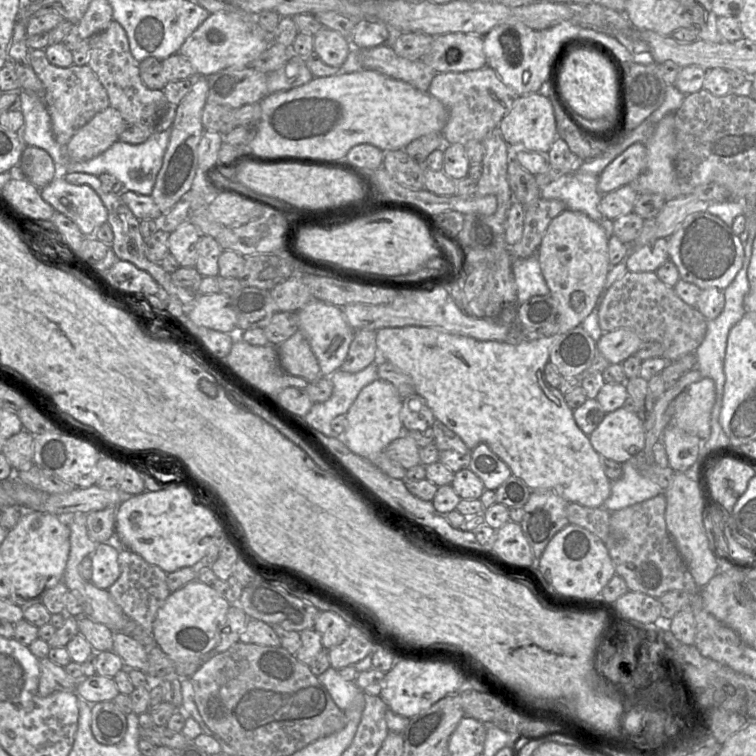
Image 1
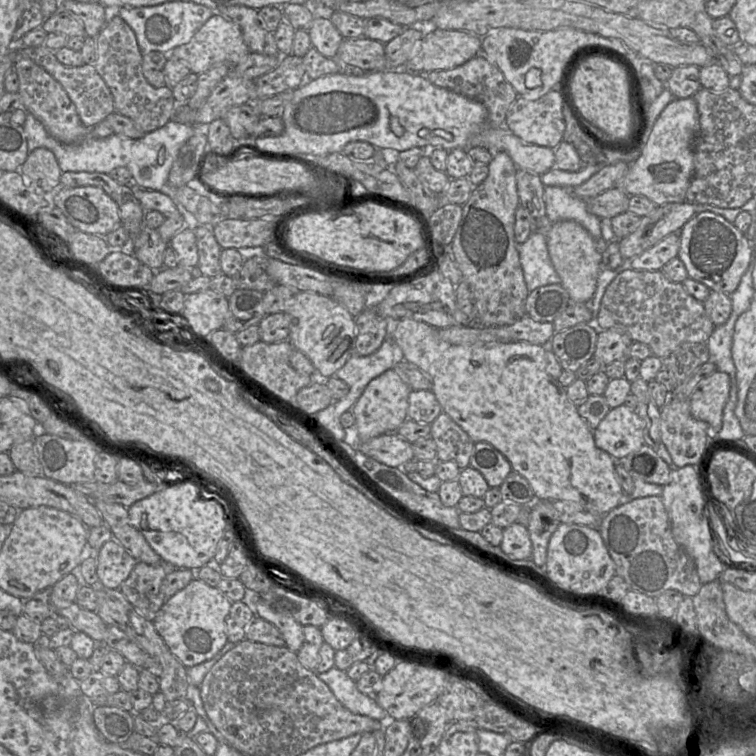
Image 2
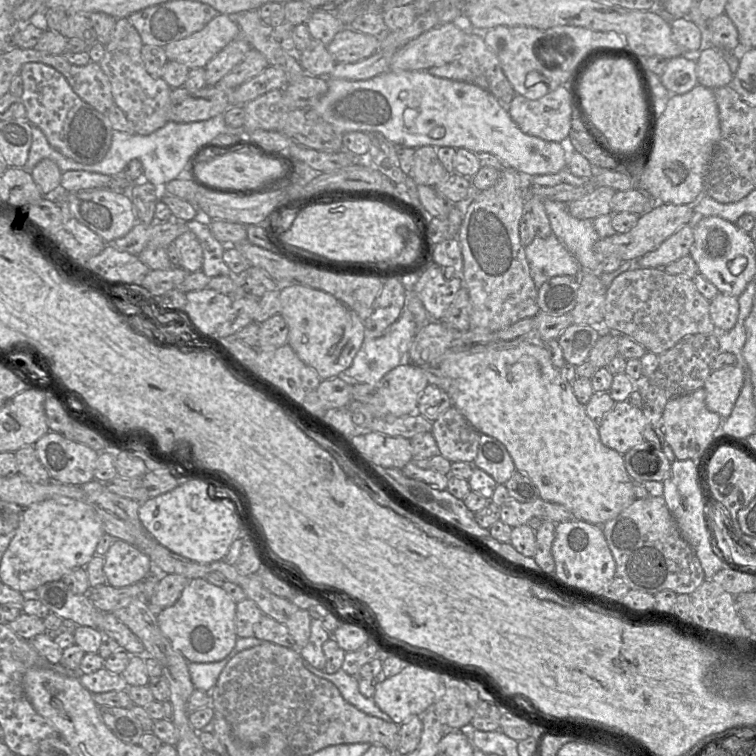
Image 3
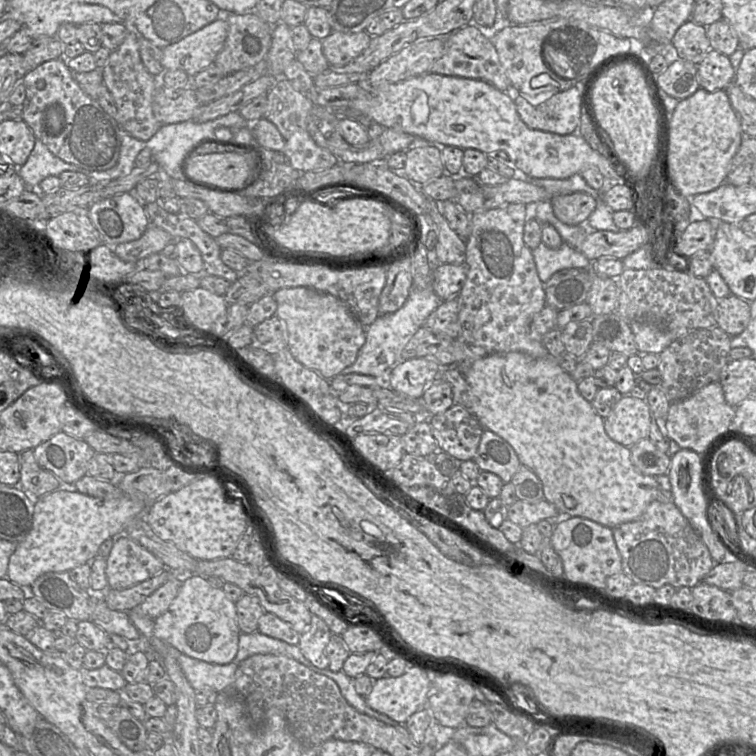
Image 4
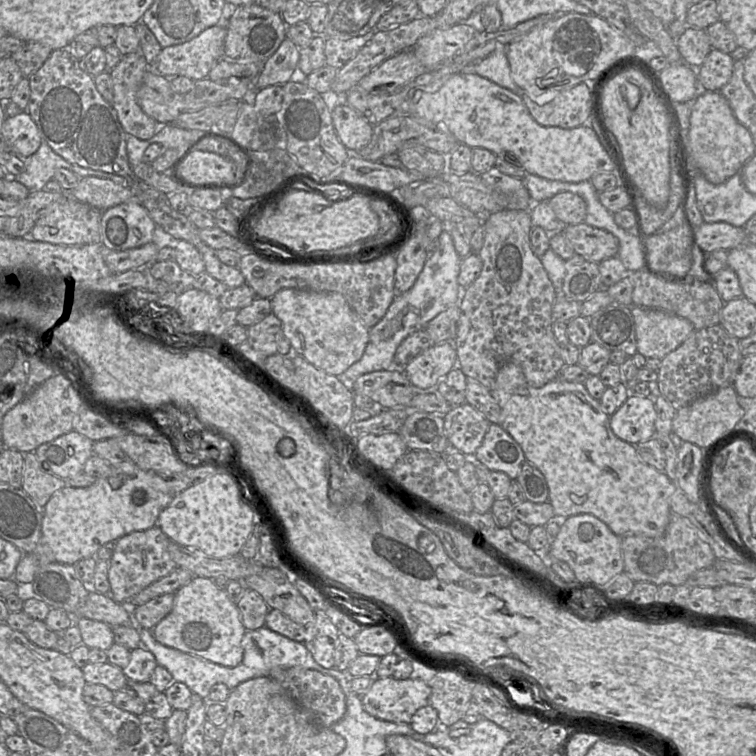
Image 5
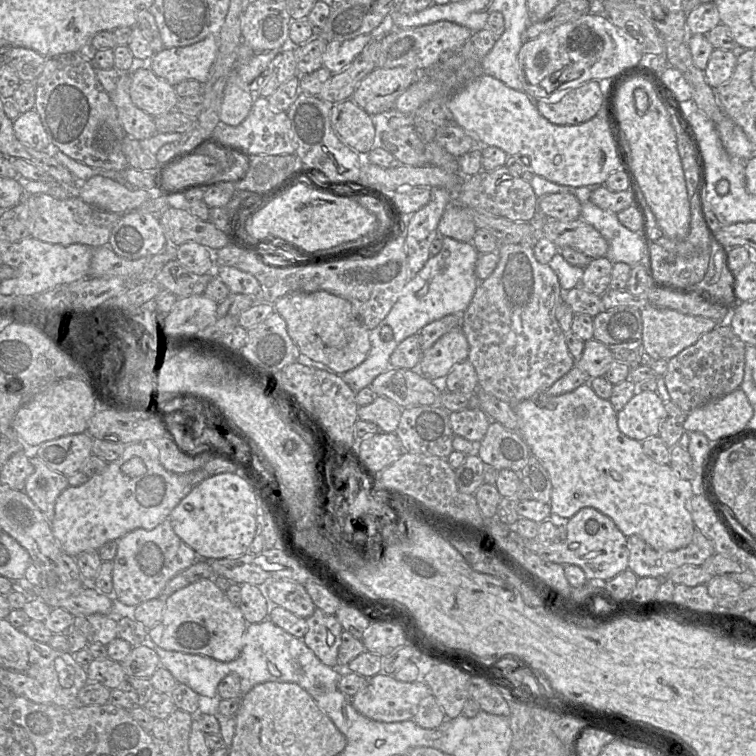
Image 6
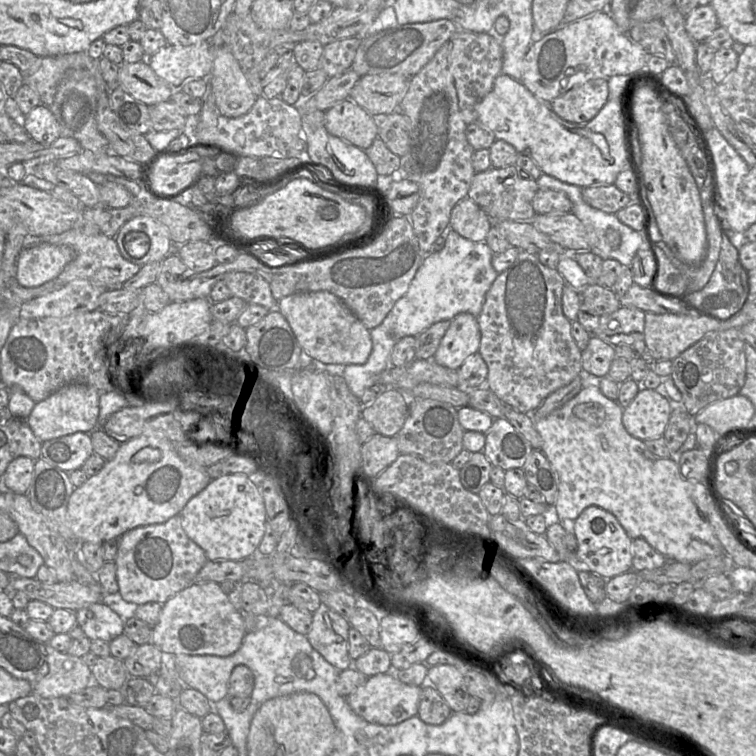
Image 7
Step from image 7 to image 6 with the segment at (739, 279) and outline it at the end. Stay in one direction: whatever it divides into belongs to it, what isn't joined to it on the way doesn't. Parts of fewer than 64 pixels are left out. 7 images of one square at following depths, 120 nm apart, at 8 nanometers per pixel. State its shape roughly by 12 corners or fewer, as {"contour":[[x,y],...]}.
{"contour":[[712,234],[704,278],[689,291],[732,308],[735,273]]}

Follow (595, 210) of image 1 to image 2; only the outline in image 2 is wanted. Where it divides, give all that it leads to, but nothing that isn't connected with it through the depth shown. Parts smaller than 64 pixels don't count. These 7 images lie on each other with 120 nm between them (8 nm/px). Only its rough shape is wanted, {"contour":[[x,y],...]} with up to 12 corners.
{"contour":[[575,187],[544,188],[550,224],[578,222],[599,243],[601,219]]}

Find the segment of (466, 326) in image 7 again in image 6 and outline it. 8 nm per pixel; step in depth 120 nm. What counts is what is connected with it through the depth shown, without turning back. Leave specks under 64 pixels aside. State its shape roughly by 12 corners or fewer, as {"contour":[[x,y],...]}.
{"contour":[[455,327],[424,351],[417,370],[446,377],[468,358],[469,344]]}

